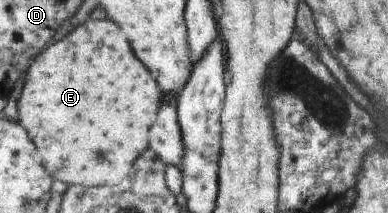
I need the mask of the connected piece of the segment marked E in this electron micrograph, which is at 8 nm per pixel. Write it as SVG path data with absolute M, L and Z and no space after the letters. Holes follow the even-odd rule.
M90 18L66 37L47 47L29 70L28 80L16 95L19 121L28 128L43 154L49 172L68 185L119 186L133 172L133 163L149 146L149 128L159 112L161 89L156 77L133 54L124 31L111 18ZM103 110L117 110L105 114Z

